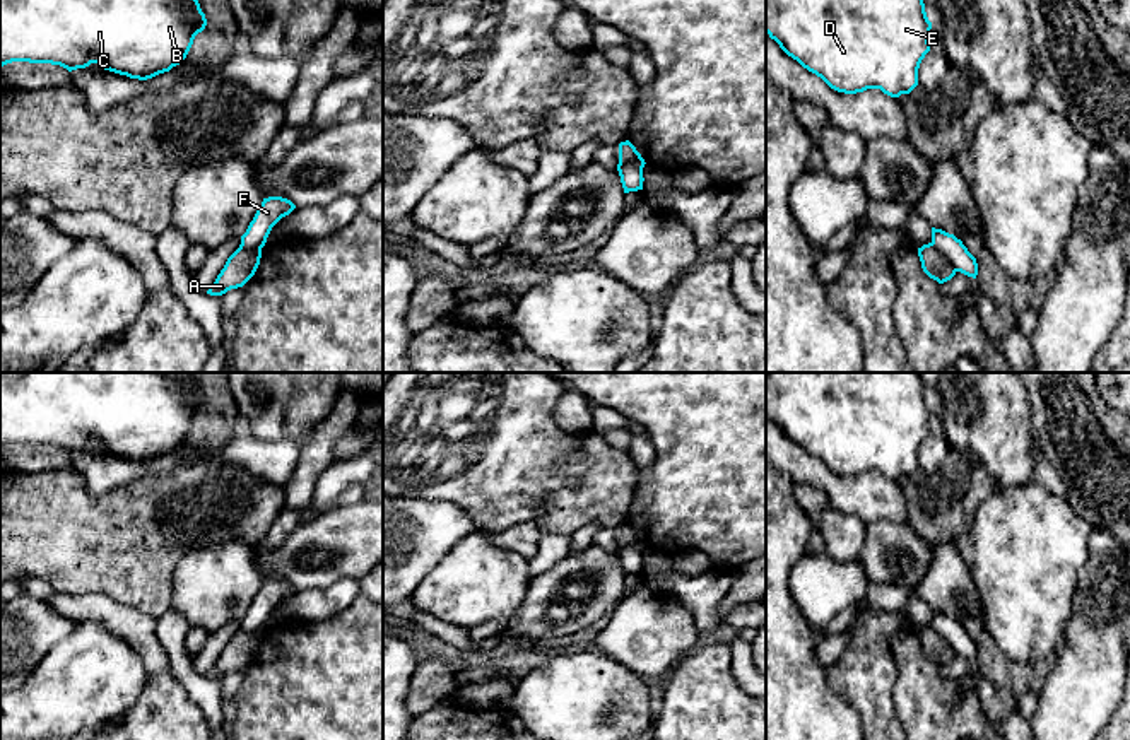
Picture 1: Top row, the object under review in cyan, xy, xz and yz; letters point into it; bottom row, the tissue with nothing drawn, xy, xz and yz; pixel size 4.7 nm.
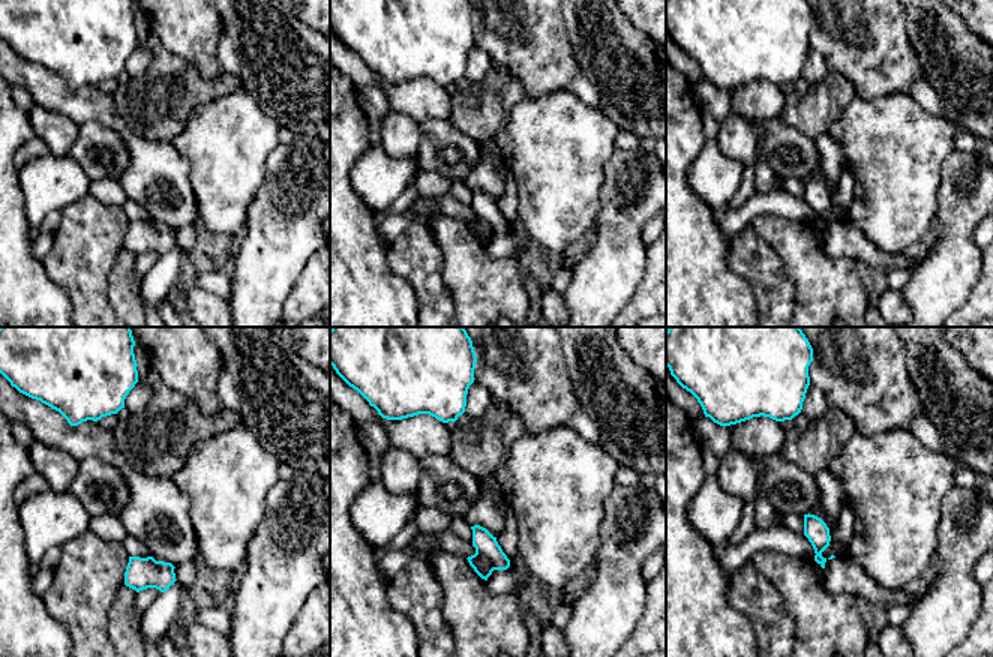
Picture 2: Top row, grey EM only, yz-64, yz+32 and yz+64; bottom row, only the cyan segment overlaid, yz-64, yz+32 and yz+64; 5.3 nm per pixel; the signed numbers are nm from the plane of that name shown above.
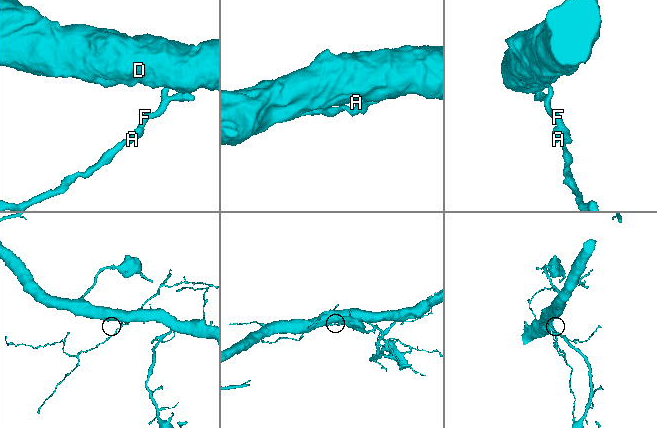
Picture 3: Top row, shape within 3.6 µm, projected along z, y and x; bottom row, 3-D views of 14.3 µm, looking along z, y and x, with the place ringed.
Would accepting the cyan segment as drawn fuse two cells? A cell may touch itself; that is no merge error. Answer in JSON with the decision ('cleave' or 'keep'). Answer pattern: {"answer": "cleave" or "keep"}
{"answer": "cleave"}

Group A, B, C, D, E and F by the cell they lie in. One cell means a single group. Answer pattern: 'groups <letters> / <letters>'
groups A / B C D E F

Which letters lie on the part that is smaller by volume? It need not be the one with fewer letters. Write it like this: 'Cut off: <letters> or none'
Cut off: A

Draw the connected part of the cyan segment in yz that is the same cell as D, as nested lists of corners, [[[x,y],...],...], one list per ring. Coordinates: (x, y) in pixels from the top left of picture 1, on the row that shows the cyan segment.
[[[766,0],[769,38],[831,89],[845,94],[867,89],[880,89],[891,97],[909,94],[930,51],[930,29],[923,0]]]

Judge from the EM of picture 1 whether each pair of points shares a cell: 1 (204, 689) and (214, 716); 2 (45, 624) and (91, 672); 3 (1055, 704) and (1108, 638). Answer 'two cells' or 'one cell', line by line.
1: one cell
2: two cells
3: one cell

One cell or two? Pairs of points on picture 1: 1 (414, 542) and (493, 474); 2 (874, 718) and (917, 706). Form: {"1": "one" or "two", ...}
{"1": "two", "2": "two"}

